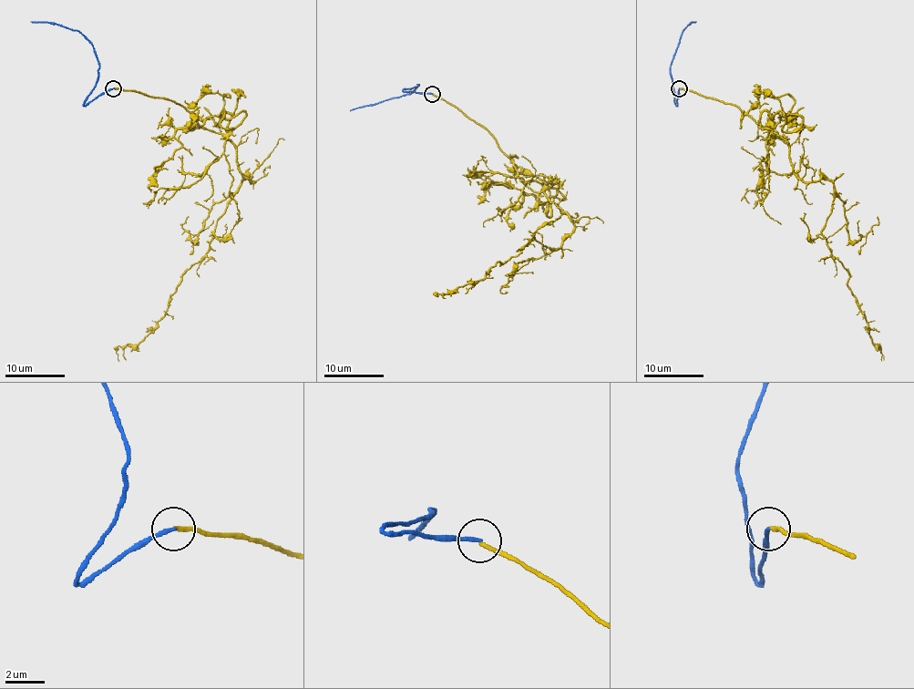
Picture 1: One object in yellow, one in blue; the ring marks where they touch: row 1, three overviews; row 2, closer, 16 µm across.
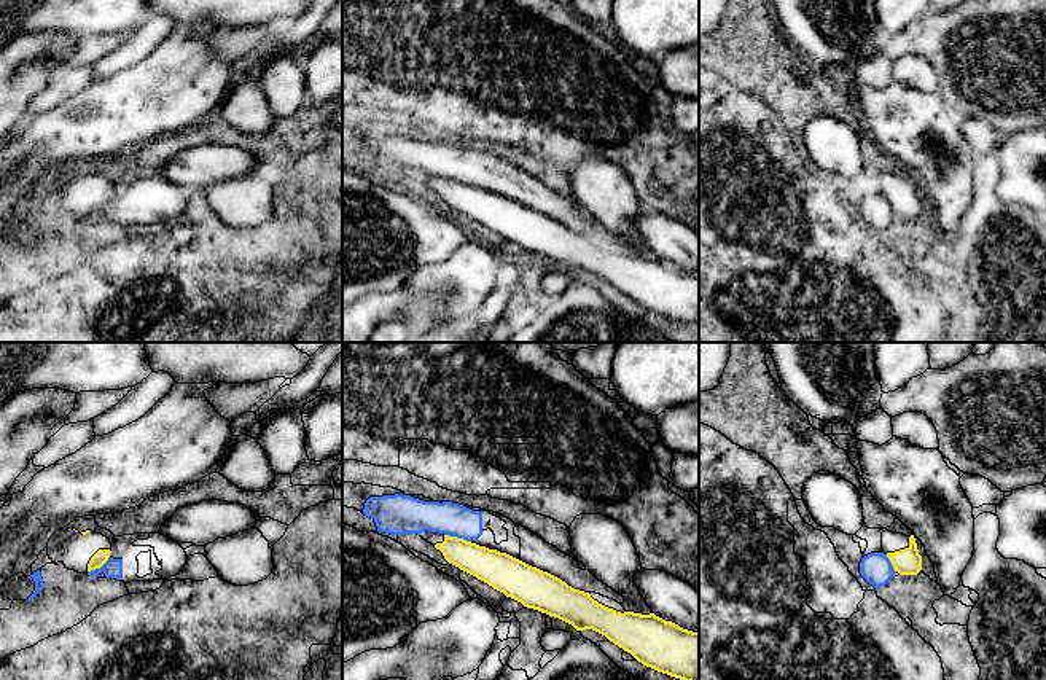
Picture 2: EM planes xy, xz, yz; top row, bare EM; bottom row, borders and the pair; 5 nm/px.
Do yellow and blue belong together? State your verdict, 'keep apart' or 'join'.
keep apart

